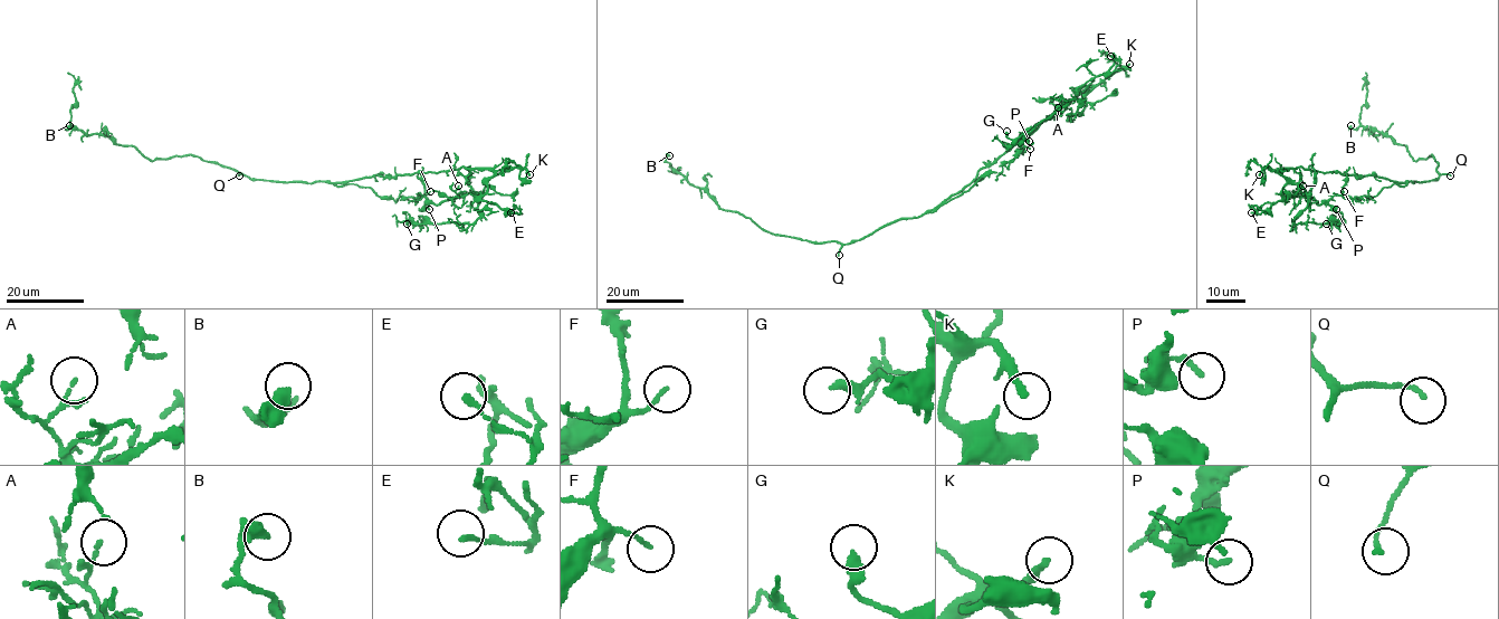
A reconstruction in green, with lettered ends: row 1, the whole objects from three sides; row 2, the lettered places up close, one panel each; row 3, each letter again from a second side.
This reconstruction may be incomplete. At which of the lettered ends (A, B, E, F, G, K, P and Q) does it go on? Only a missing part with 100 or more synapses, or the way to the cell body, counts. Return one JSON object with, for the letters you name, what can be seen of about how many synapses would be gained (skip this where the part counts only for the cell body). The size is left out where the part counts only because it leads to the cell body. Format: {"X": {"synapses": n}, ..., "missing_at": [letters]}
{"missing_at": ["K"]}

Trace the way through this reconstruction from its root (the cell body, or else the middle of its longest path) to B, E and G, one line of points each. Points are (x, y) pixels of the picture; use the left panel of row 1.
B: (337, 182), (252, 180), (190, 154), (151, 160), (134, 146), (65, 129), (69, 125)
E: (337, 182), (376, 174), (395, 177), (462, 167), (487, 168), (494, 174), (480, 198), (519, 213), (511, 212)
G: (337, 182), (462, 167), (487, 168), (494, 173), (485, 182), (479, 216), (471, 224), (407, 224)

